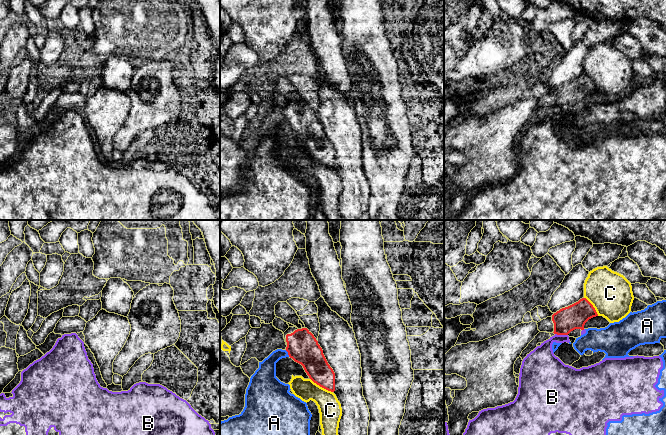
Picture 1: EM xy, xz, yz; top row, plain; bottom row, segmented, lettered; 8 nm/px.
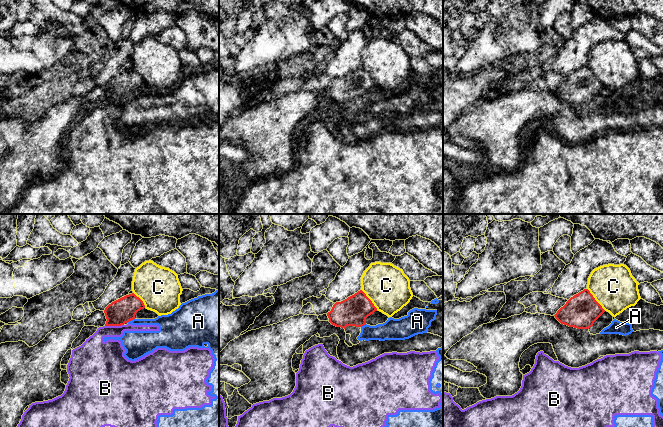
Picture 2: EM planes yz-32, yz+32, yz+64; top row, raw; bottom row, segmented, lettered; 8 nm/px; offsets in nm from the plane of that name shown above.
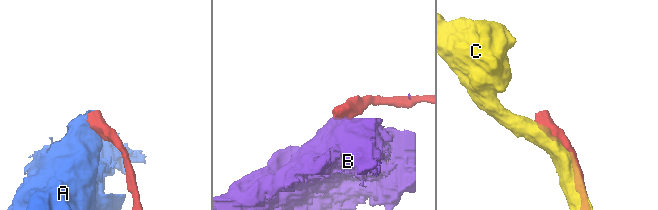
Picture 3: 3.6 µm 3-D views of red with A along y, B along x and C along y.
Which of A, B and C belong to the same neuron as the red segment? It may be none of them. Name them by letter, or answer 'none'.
none

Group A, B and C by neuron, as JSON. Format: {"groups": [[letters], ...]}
{"groups": [["A", "B"], ["C"]]}

